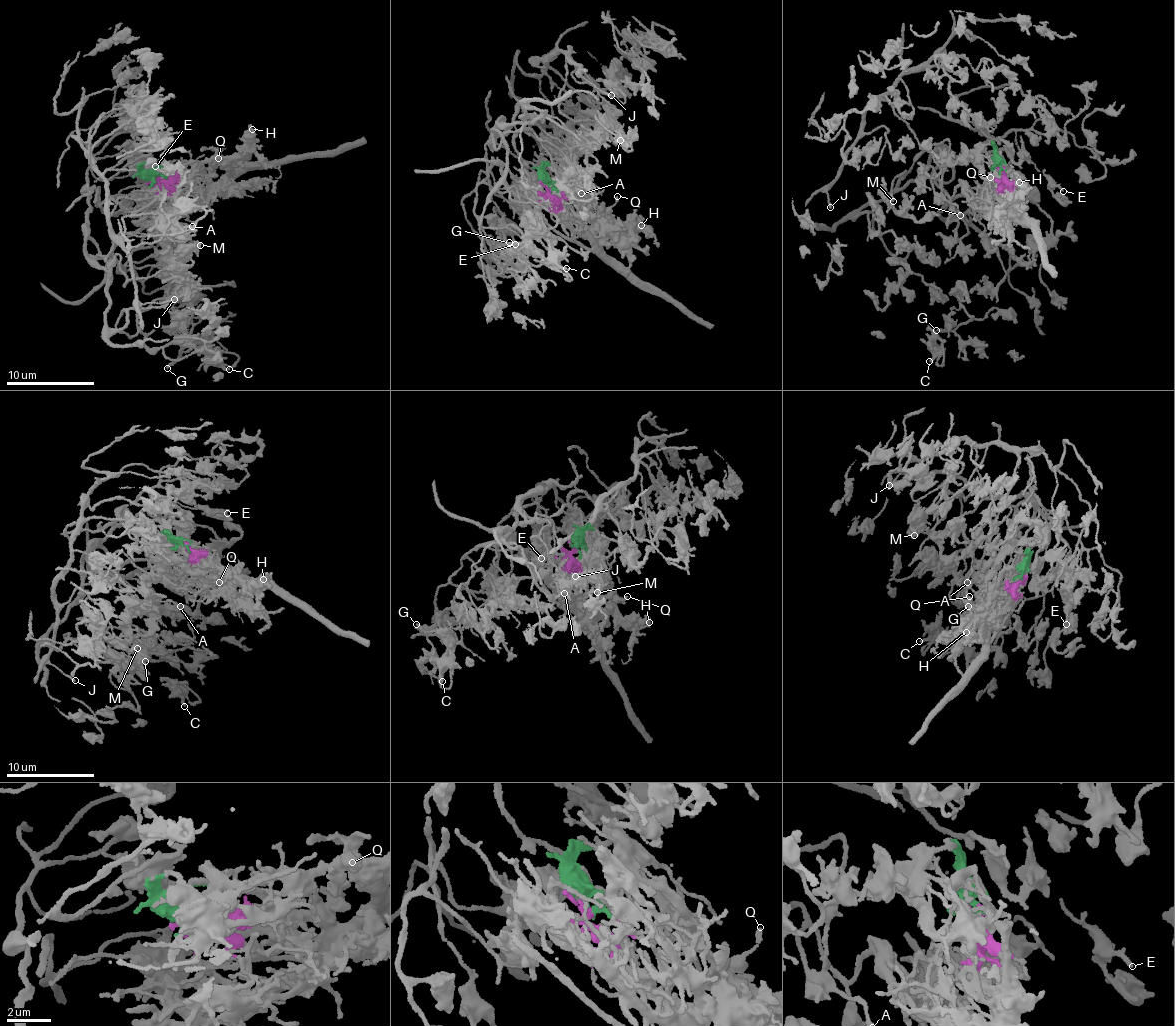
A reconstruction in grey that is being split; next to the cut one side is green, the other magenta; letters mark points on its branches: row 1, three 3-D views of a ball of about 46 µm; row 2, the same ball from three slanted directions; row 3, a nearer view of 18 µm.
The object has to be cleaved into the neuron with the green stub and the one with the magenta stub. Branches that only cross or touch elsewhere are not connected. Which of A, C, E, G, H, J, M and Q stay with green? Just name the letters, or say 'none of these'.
A, C, E, G, J, M

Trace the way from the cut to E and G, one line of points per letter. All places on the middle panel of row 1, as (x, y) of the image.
E: (548, 186), (547, 166), (575, 149), (569, 159), (535, 132), (492, 132), (485, 169), (492, 201), (514, 244)
G: (548, 186), (569, 150), (522, 106), (543, 112), (519, 137), (524, 193), (557, 219), (530, 249), (509, 241)

